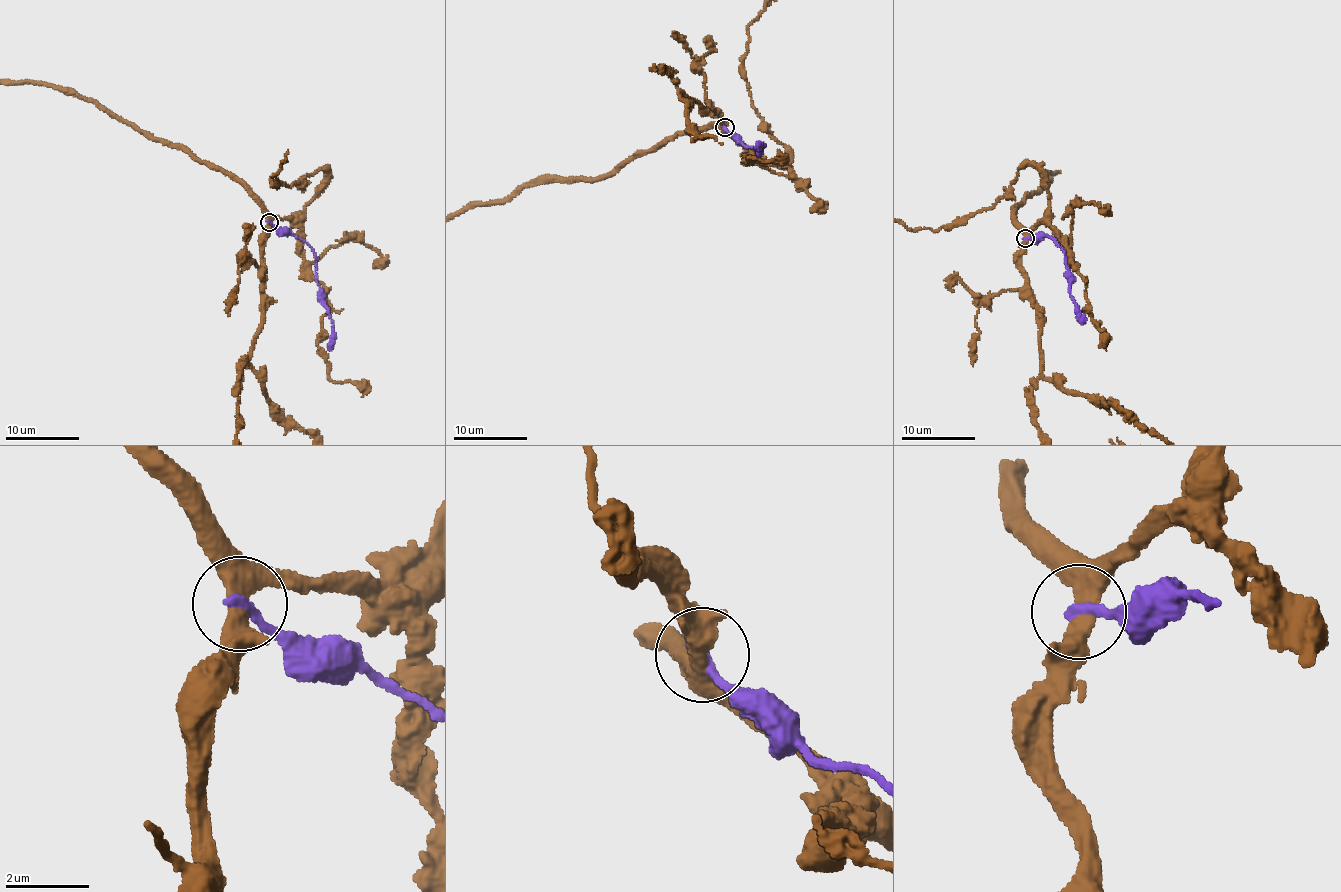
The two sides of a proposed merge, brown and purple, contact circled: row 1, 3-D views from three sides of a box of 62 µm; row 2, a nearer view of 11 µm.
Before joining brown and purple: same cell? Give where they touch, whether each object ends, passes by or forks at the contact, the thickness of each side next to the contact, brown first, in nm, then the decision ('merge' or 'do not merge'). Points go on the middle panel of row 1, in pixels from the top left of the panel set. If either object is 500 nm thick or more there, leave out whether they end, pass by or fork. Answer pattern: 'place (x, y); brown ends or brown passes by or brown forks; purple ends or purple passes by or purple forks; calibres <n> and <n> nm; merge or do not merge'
place (725, 127); brown passes by; purple ends; calibres 460 and 240 nm; do not merge

